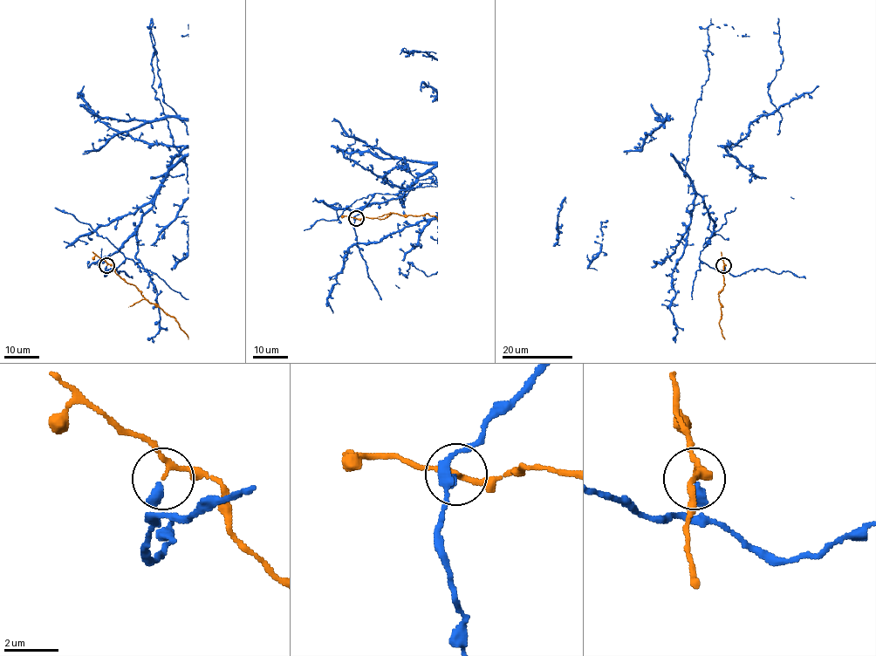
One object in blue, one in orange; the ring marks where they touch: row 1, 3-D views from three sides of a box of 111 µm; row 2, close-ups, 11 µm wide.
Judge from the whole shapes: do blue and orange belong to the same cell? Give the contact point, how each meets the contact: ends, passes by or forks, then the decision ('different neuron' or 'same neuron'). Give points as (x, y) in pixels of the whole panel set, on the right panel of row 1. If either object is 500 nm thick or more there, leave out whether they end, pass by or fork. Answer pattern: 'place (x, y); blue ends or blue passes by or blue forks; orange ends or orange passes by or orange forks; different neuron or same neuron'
place (723, 265); blue ends; orange passes by; same neuron

